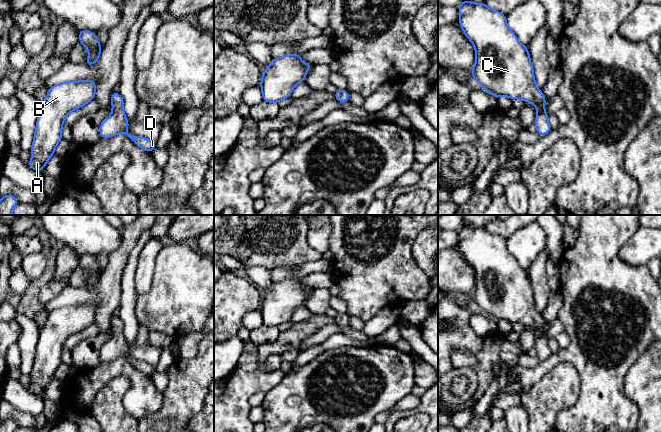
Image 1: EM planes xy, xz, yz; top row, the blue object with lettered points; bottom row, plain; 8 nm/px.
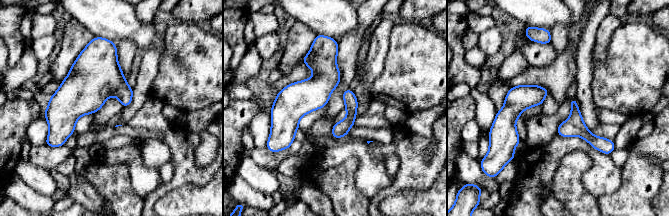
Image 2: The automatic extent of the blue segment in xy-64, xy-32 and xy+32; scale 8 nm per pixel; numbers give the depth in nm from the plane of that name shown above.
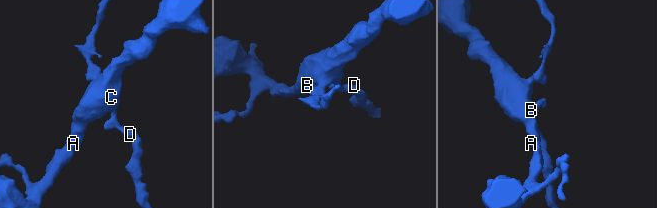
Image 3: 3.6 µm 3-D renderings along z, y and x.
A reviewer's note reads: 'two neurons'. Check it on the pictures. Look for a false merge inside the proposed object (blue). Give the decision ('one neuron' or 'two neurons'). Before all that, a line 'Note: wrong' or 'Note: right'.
Note: wrong
one neuron

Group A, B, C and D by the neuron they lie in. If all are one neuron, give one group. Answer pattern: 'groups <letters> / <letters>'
groups A B C D

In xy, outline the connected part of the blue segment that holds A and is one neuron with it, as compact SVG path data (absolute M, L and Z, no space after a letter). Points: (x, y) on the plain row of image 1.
M87 303L68 305L48 313L40 329L34 363L31 371L32 383L26 387L34 395L41 396L55 371L63 363L62 349L67 339L89 327L96 321L96 305Z

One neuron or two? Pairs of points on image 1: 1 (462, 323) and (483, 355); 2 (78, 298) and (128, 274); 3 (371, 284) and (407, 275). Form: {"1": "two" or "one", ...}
{"1": "one", "2": "two", "3": "one"}

